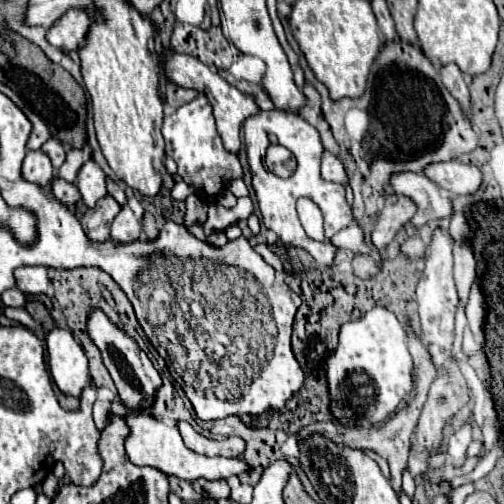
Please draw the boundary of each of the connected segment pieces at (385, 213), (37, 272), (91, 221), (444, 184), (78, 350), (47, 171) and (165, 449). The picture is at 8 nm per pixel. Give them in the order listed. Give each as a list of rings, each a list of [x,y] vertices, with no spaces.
[[[390,192],[384,200],[384,208],[380,210],[380,218],[372,232],[372,244],[376,248],[384,248],[396,232],[416,214],[416,204],[408,196],[398,196]]]
[[[24,268],[20,276],[16,276],[16,286],[26,294],[46,294],[50,286],[50,270],[48,268]]]
[[[106,194],[102,200],[98,200],[98,204],[90,210],[84,212],[82,216],[82,226],[88,232],[90,240],[102,242],[110,238],[110,224],[114,220],[114,216],[120,212],[120,204]]]
[[[458,160],[428,164],[424,174],[450,194],[472,194],[482,182],[482,174],[476,166],[462,164]]]
[[[54,328],[46,336],[48,368],[62,394],[80,398],[82,388],[88,388],[92,378],[88,370],[88,358],[82,346],[74,340],[70,330]]]
[[[28,150],[24,164],[22,164],[22,176],[28,182],[36,182],[46,186],[50,178],[54,176],[54,168],[50,164],[50,158],[42,150]]]
[[[126,414],[124,420],[126,420],[126,426],[130,428],[130,434],[124,440],[126,454],[128,454],[130,462],[136,466],[152,466],[168,476],[178,476],[178,478],[188,480],[188,482],[198,480],[198,478],[206,478],[206,480],[230,478],[232,474],[238,476],[240,472],[244,472],[248,468],[238,458],[222,458],[222,456],[208,458],[208,456],[202,456],[202,454],[188,450],[180,438],[178,428],[170,422],[156,420],[148,414]]]

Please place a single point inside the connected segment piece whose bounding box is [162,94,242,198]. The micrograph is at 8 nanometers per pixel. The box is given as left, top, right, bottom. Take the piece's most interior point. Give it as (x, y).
(191, 137)

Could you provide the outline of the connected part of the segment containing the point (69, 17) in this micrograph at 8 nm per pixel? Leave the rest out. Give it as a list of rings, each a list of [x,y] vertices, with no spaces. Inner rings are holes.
[[[68,10],[54,26],[48,30],[46,40],[60,48],[62,52],[72,52],[82,48],[86,42],[86,32],[90,32],[90,24],[94,24],[94,16],[84,10]]]

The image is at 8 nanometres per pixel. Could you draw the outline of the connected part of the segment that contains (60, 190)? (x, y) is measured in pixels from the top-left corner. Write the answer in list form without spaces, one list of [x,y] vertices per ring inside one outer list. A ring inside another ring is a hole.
[[[54,176],[52,182],[50,182],[50,188],[52,188],[54,196],[56,196],[58,200],[62,200],[64,204],[68,204],[68,206],[72,206],[72,204],[76,204],[76,202],[80,200],[80,192],[78,192],[76,184],[66,182],[64,178]]]

